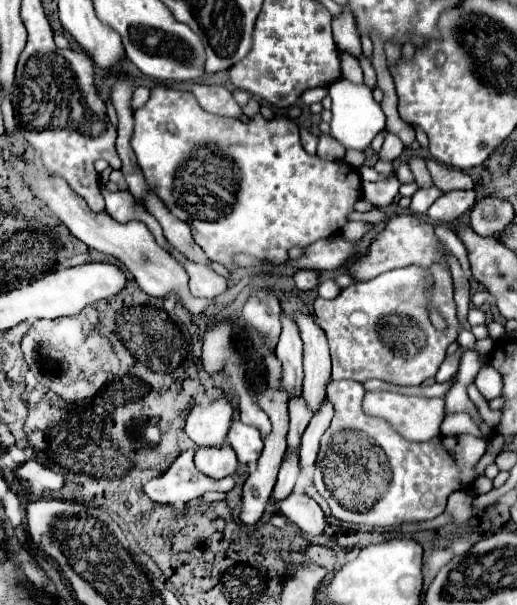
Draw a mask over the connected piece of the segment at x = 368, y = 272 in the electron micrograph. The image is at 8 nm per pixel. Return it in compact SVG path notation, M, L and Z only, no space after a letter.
M396 216L396 218L388 220L386 228L374 238L368 254L350 264L348 272L356 280L370 280L370 278L378 276L380 272L388 272L392 268L402 268L402 266L410 266L410 264L420 264L420 266L428 268L430 264L438 262L442 254L444 254L444 250L436 242L434 228L428 222L420 220L418 216Z

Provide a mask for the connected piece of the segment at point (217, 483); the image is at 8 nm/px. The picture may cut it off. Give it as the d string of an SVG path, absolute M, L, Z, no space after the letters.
M192 450L182 452L170 470L144 486L144 492L158 504L176 504L176 502L190 502L194 498L202 498L202 494L210 490L230 492L234 488L234 478L220 478L212 480L204 476L194 466Z

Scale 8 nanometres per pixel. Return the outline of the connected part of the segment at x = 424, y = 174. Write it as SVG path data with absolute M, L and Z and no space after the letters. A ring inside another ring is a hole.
M410 156L408 162L410 162L410 170L412 170L416 182L418 182L422 188L428 188L432 182L430 182L430 174L428 174L428 170L426 170L424 158L420 158L420 156Z

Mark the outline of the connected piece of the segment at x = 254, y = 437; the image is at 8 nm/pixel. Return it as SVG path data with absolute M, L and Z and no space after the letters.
M232 422L232 428L228 432L228 442L234 448L240 464L256 462L262 454L262 438L258 428L248 426L244 422Z

